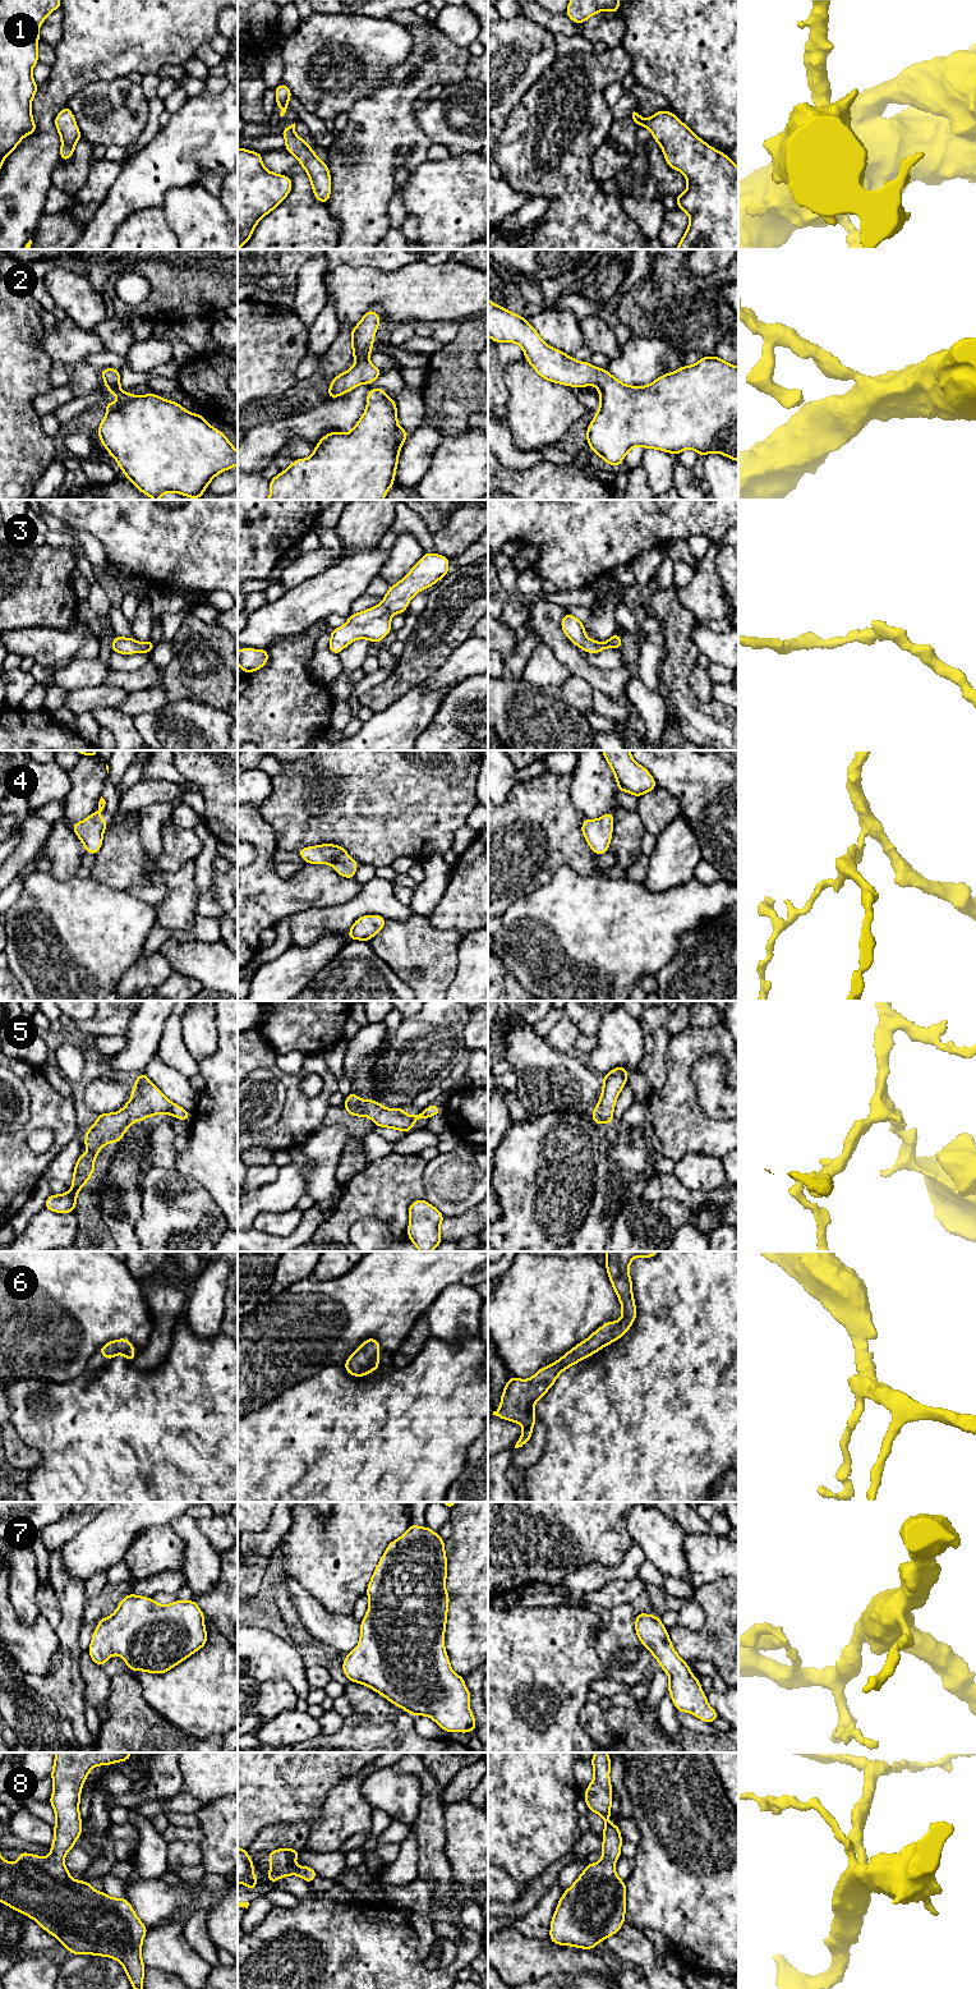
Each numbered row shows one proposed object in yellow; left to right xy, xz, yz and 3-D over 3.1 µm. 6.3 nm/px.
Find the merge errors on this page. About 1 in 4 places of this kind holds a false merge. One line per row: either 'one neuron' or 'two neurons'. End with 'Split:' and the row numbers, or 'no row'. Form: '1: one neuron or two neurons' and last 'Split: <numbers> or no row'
1: one neuron
2: one neuron
3: one neuron
4: one neuron
5: one neuron
6: one neuron
7: one neuron
8: one neuron
Split: no row

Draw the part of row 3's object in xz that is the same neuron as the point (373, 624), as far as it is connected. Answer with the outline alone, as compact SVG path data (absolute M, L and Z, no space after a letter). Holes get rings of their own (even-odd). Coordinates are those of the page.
M433 552L424 553L424 556L414 565L414 568L395 585L388 587L387 594L382 602L374 607L364 610L358 614L351 614L347 623L340 628L331 630L331 642L328 644L330 652L337 654L346 646L356 639L365 638L372 643L382 640L391 633L391 615L404 614L411 598L423 589L431 588L441 578L448 574L450 559Z

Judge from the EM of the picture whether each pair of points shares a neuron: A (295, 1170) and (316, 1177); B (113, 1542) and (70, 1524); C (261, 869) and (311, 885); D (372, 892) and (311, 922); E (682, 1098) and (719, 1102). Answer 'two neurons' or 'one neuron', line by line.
A: two neurons
B: two neurons
C: one neuron
D: one neuron
E: two neurons

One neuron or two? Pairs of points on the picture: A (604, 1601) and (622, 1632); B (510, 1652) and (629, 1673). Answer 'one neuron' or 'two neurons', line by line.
A: two neurons
B: two neurons

